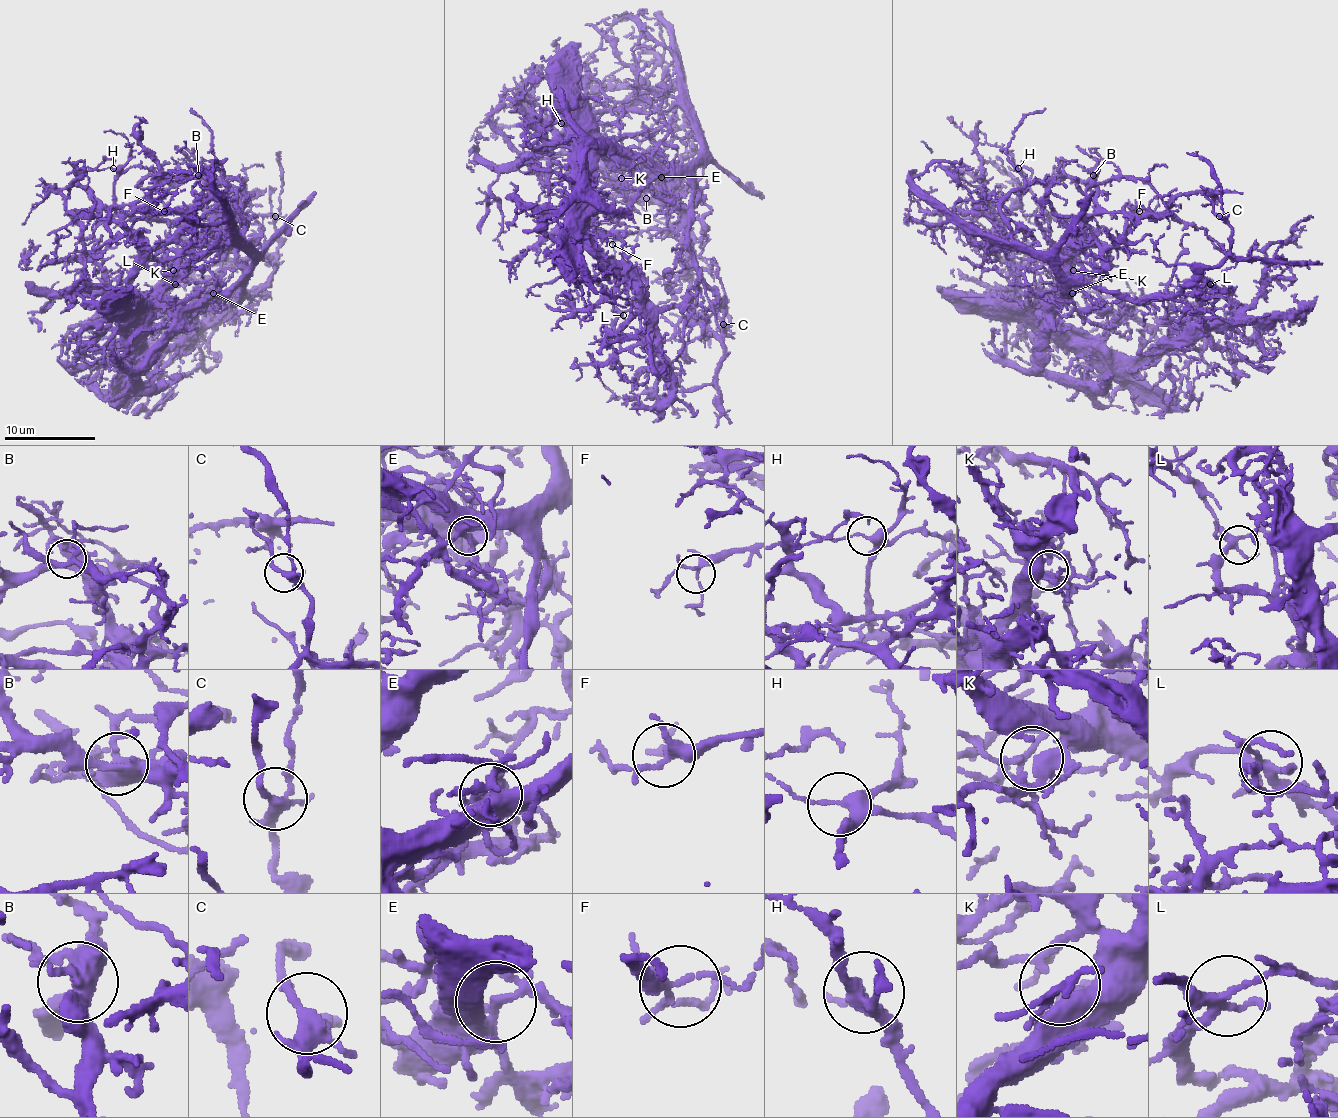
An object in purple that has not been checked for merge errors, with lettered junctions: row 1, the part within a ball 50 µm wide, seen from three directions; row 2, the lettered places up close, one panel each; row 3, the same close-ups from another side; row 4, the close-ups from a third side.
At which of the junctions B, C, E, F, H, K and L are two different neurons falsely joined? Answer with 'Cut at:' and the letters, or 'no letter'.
Cut at: E

